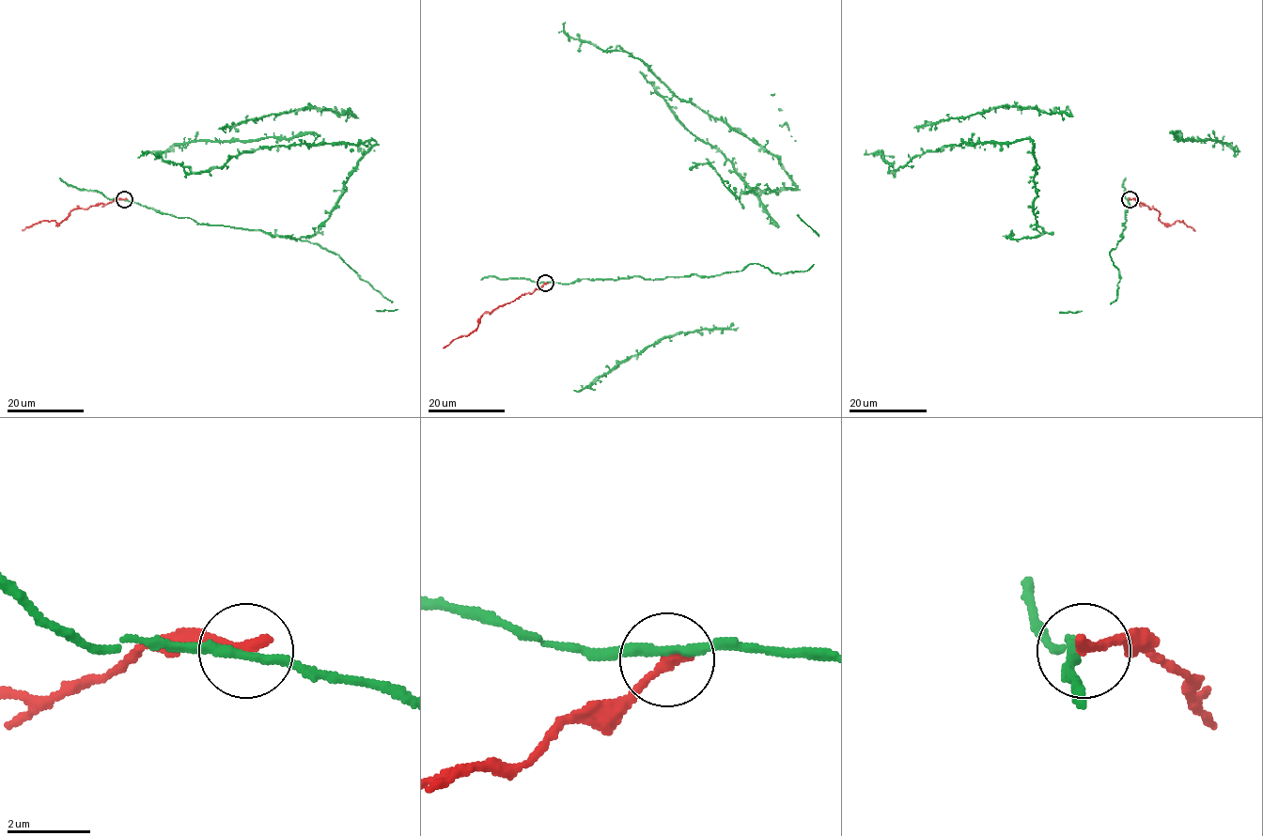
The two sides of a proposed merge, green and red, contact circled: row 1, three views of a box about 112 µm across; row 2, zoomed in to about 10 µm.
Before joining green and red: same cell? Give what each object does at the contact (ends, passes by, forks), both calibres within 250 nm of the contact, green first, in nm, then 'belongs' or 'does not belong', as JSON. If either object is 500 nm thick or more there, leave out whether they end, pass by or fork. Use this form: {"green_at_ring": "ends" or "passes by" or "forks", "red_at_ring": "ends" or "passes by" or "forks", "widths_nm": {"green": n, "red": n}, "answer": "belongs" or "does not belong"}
{"green_at_ring": "passes by", "red_at_ring": "ends", "widths_nm": {"green": 240, "red": 300}, "answer": "does not belong"}

